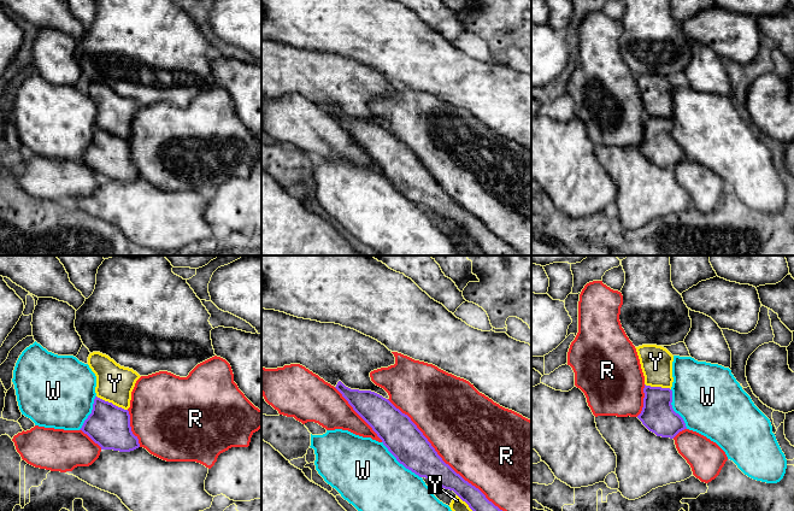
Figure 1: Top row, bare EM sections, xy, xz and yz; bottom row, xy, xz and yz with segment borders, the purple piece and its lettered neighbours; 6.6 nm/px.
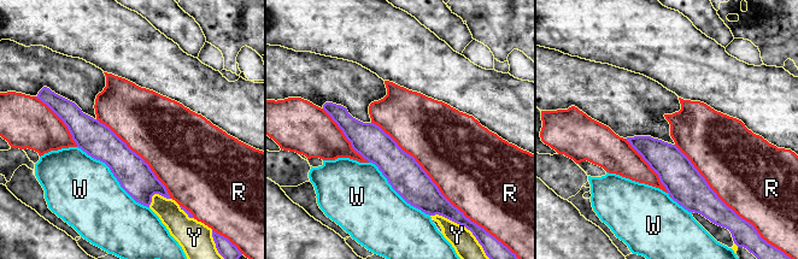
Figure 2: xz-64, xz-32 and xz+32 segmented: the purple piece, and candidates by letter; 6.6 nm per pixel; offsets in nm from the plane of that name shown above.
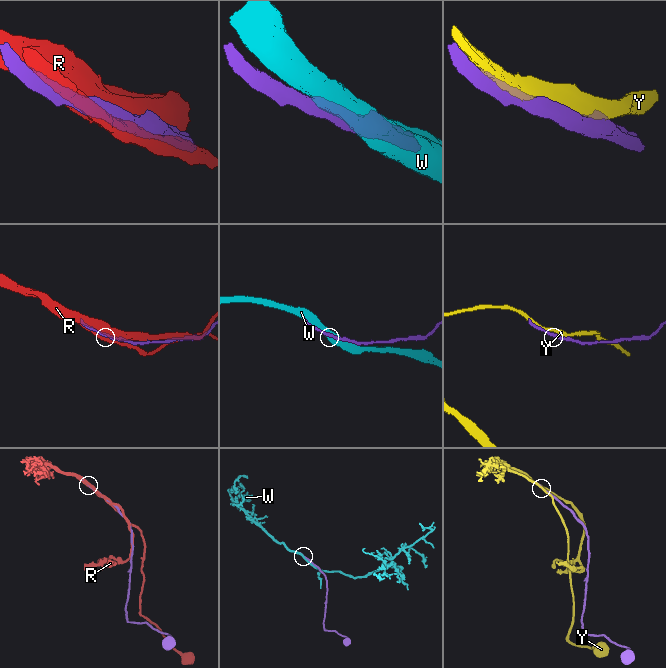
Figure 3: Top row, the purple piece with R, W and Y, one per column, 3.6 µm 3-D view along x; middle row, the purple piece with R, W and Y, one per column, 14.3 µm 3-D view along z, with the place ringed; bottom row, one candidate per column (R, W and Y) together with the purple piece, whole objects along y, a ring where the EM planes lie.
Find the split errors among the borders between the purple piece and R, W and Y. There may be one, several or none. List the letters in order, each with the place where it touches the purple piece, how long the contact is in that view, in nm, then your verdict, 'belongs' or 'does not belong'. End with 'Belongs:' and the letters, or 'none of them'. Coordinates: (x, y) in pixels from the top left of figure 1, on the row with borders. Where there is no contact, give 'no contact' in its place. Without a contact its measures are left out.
R: meets purple in xz at (441, 458); contact 1050 nm long; does not belong
W: meets purple in xz at (400, 463); contact 360 nm long; does not belong
Y: meets purple in xy at (111, 403); contact 220 nm long; does not belong
Belongs: none of them

